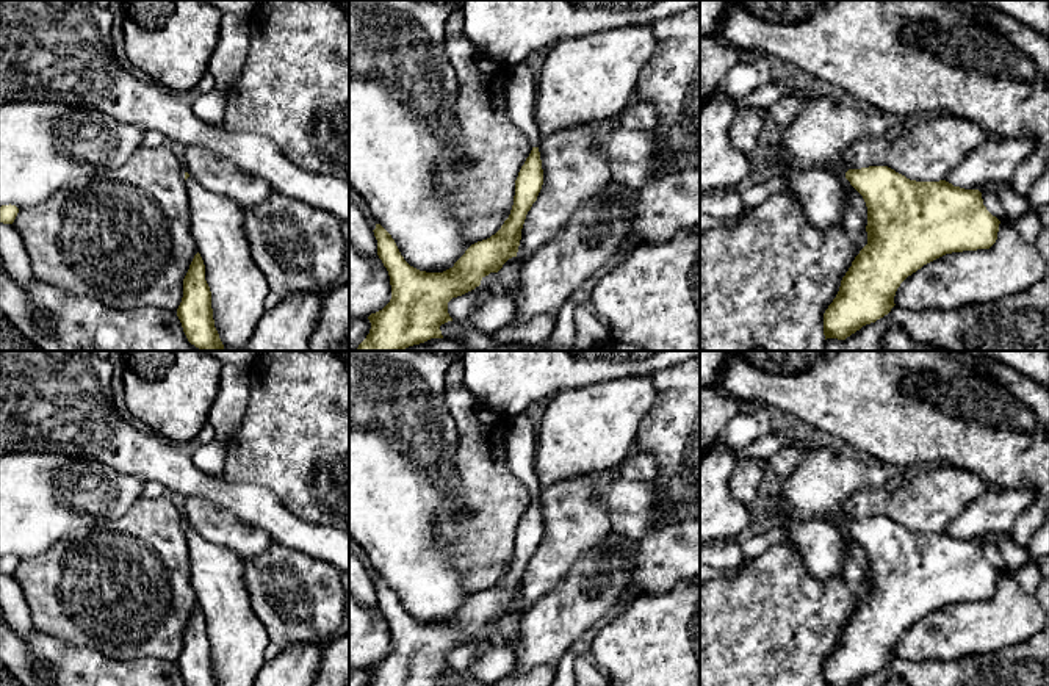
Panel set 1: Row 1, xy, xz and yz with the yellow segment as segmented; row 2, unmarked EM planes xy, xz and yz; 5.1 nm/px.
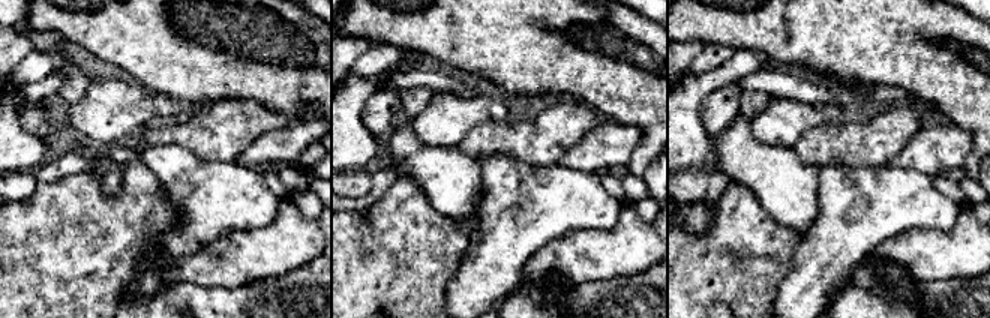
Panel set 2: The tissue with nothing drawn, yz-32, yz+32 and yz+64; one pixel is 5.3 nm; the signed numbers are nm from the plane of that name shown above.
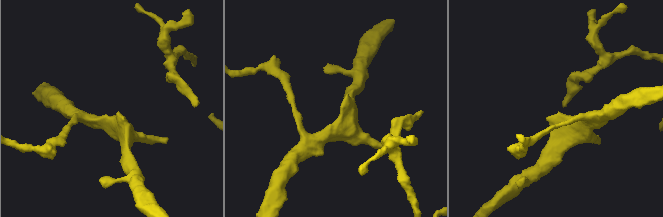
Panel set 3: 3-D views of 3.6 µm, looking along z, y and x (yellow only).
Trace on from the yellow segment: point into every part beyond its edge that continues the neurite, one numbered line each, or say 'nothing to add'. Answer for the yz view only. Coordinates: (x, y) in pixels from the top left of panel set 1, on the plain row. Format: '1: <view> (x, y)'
1: yz (832, 519)

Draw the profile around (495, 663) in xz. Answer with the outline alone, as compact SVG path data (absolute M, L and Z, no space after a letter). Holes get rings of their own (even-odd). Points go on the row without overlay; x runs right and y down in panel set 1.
M490 644L479 656L471 663L470 673L485 683L493 684L510 675L517 669L517 658L510 645Z

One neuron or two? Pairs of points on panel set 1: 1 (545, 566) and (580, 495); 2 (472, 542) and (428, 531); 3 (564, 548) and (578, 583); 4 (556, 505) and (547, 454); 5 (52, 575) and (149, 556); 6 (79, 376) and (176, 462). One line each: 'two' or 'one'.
1: one
2: two
3: two
4: two
5: one
6: one

